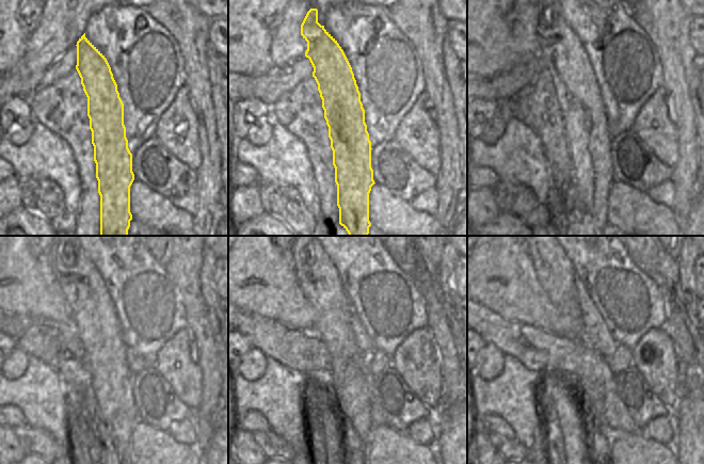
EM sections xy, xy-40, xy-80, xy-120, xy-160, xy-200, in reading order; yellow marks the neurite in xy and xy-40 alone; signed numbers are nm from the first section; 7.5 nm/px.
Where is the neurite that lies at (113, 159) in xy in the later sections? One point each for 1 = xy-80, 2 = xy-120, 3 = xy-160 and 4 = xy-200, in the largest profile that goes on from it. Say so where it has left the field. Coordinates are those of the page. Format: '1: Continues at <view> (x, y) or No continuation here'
1: Continues at xy-80 (561, 53)
2: Continues at xy-120 (92, 310)
3: Continues at xy-160 (349, 393)
4: Continues at xy-200 (555, 272).

